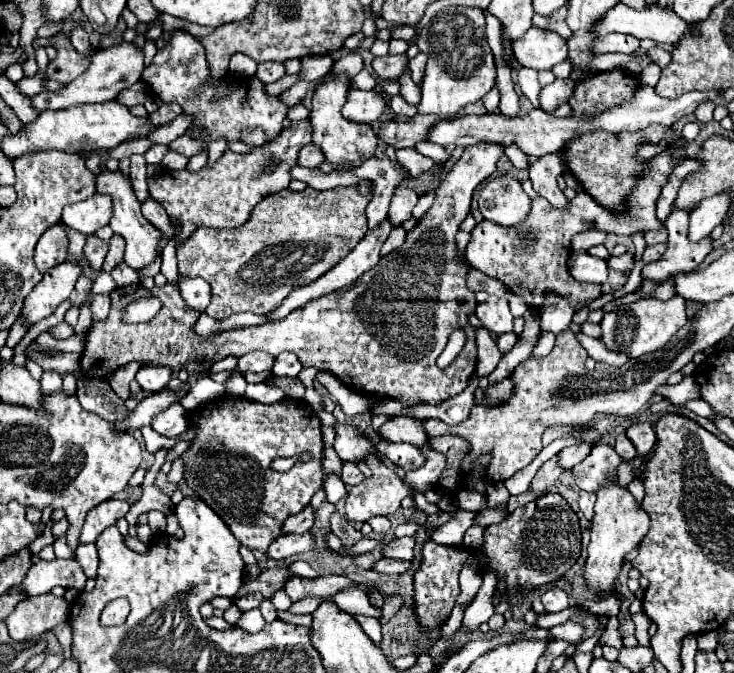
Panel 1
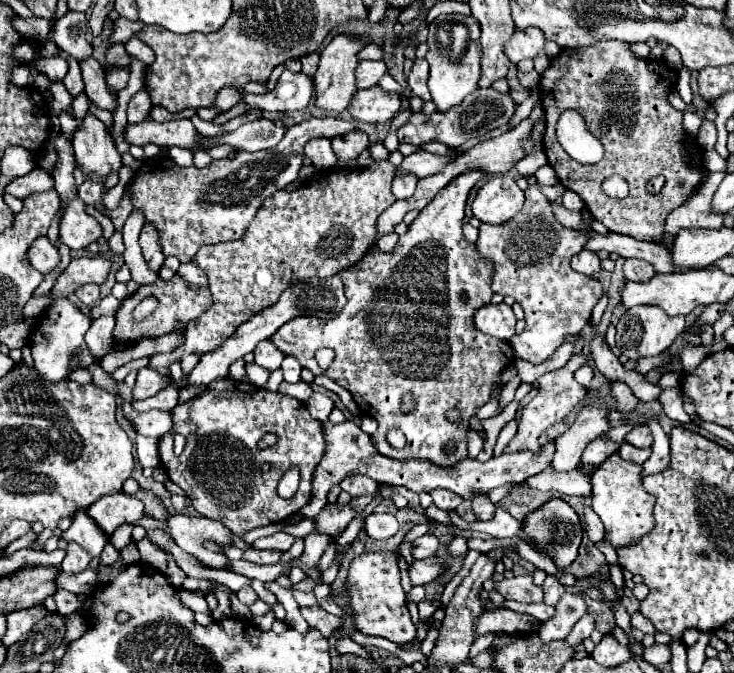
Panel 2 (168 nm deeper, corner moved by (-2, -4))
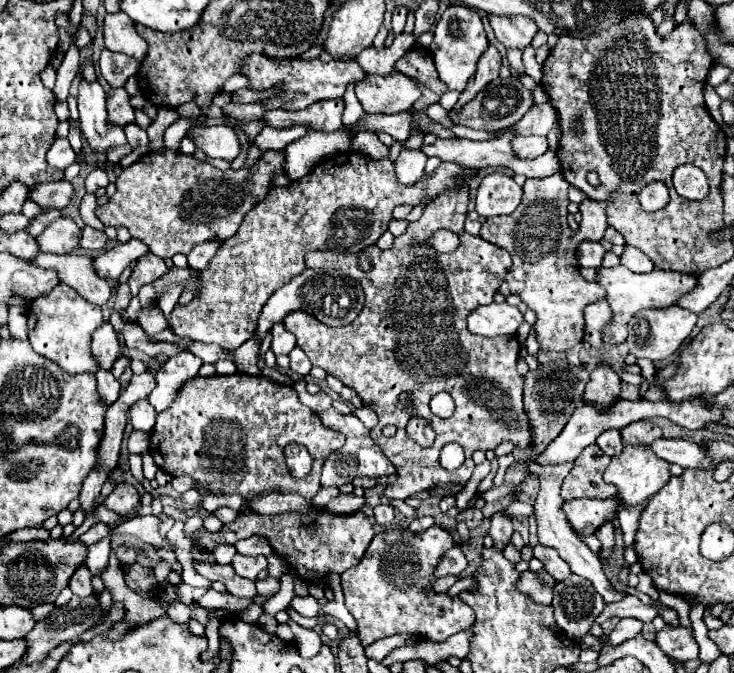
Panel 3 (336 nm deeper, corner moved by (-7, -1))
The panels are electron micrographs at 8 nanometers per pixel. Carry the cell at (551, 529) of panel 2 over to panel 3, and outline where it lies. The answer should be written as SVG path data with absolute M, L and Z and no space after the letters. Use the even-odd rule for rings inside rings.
M616 497L612 499L574 499L574 501L564 503L564 513L568 515L572 529L584 535L592 535L600 525L612 521L618 509L620 509L620 503L616 503Z

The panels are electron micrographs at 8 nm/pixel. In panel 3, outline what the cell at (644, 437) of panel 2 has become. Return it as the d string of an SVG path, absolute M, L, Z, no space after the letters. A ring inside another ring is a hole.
M636 421L628 427L624 427L620 433L622 433L624 443L628 443L628 445L636 445L636 443L650 445L662 437L662 429L658 425L652 425L650 421Z

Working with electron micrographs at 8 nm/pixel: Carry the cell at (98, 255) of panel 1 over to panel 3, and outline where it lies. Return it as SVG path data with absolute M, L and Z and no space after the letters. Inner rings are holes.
M84 227L82 229L82 239L80 239L80 247L82 249L90 249L90 251L100 251L106 247L108 237L104 235L104 231L96 231L92 227Z

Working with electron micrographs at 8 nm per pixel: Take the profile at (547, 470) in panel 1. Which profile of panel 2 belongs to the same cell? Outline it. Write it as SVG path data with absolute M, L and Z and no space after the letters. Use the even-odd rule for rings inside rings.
M587 406L579 412L571 428L557 438L557 450L553 454L551 468L557 472L575 470L585 446L609 430L607 410L603 406Z

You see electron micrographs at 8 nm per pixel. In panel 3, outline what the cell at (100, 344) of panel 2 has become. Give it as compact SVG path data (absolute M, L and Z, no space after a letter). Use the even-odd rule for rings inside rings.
M104 323L92 335L92 357L100 363L100 369L112 369L116 359L120 357L120 343L110 323Z

